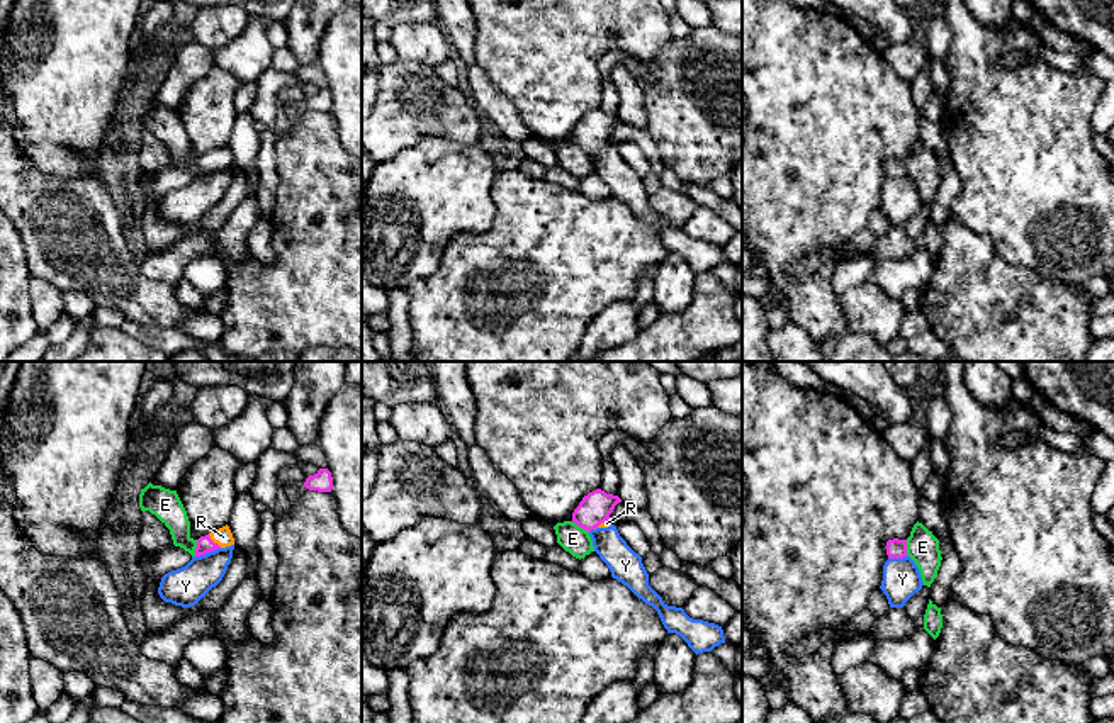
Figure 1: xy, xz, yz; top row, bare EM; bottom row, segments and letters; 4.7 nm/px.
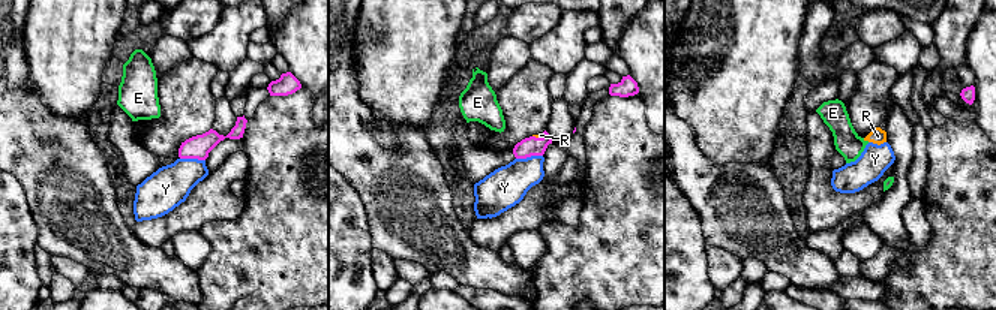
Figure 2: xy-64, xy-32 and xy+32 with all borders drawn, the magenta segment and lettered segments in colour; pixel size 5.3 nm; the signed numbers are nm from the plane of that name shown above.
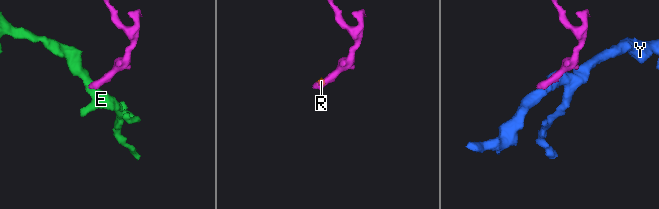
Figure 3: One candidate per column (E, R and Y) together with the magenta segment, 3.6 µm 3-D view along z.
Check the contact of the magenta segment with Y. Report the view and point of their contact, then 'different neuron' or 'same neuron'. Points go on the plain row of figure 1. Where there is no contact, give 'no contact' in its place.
xy (208, 172) | different neuron

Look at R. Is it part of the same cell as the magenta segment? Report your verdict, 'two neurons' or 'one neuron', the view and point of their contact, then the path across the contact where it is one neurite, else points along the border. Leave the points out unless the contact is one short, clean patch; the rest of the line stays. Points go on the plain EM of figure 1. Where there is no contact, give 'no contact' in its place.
one neuron; meets magenta in xy at (213, 162); runs through xy (204, 163), (213, 162), (223, 156)

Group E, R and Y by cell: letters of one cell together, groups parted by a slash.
E / R / Y

